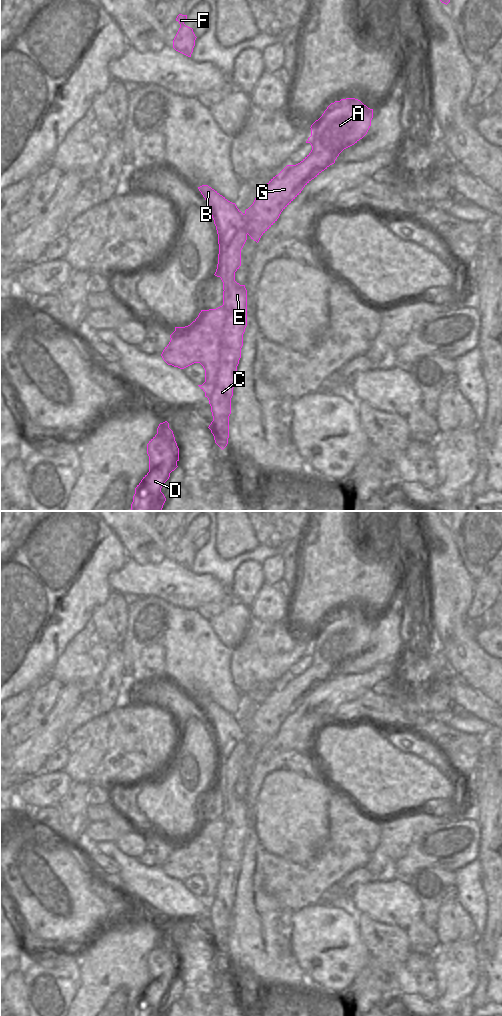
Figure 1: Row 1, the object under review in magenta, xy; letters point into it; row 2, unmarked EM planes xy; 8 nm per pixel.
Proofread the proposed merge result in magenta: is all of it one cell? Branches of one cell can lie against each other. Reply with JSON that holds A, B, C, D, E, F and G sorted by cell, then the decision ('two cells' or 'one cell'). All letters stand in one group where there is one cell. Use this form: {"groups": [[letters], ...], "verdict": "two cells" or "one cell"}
{"groups": [["A", "C", "E", "G"], ["B", "D", "F"]], "verdict": "two cells"}

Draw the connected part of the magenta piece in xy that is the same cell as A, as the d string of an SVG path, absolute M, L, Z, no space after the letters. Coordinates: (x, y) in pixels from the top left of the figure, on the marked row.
M346 98L331 103L310 127L311 136L306 143L311 144L311 152L300 163L287 165L273 177L245 210L251 239L258 243L303 188L334 164L344 149L367 134L372 118L373 109L358 99Z

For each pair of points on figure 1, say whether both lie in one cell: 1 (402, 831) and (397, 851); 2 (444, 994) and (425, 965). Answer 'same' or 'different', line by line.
1: same
2: different

